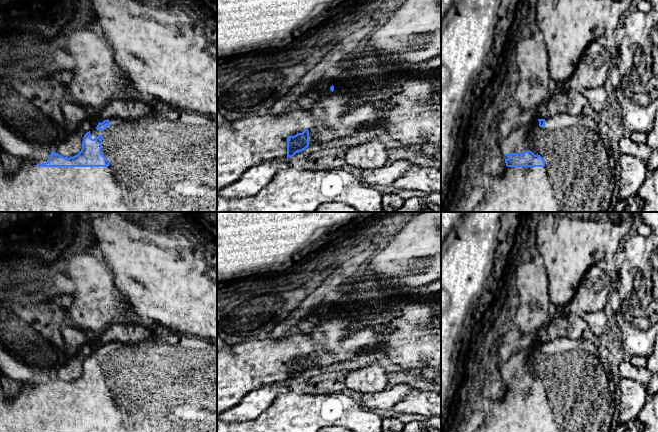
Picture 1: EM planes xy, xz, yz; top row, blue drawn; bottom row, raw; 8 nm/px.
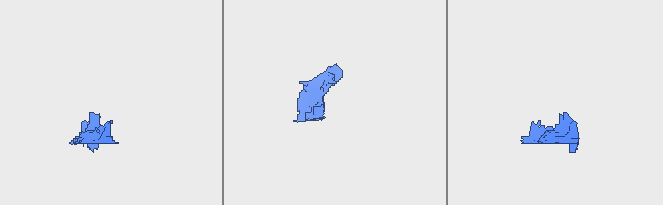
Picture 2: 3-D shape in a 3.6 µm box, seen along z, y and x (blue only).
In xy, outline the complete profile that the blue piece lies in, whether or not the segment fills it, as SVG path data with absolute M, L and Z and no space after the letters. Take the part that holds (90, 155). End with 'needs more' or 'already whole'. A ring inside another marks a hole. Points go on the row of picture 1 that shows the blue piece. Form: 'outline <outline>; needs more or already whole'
outline M159 109L154 114L139 118L111 118L108 120L101 120L84 135L82 149L77 155L68 158L59 155L52 150L48 157L24 162L27 164L22 164L22 166L12 175L8 175L5 172L5 169L0 173L0 212L217 212L217 117L201 115L190 110Z; needs more

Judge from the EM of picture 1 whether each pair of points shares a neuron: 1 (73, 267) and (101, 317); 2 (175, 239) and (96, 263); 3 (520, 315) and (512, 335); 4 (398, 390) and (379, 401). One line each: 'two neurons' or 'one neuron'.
1: one neuron
2: two neurons
3: two neurons
4: one neuron

